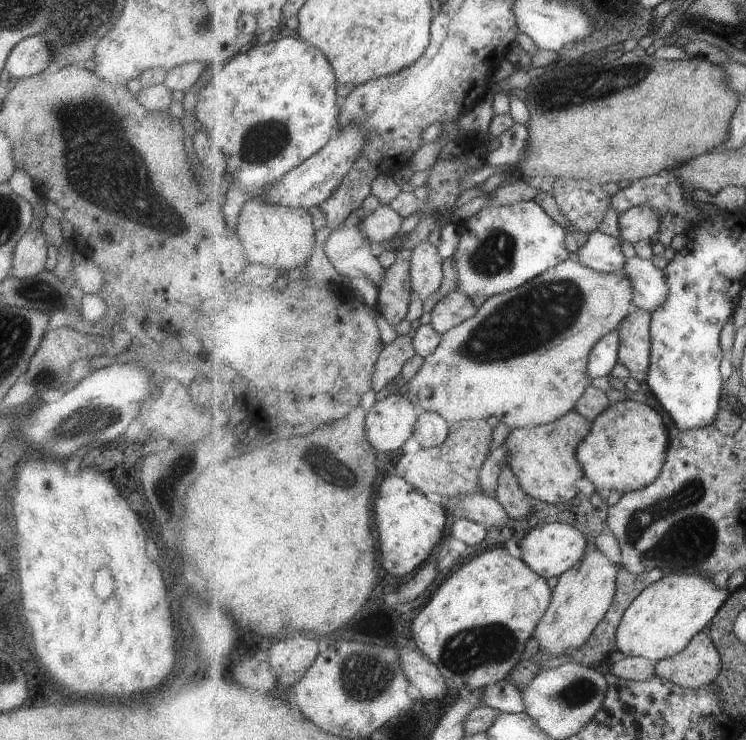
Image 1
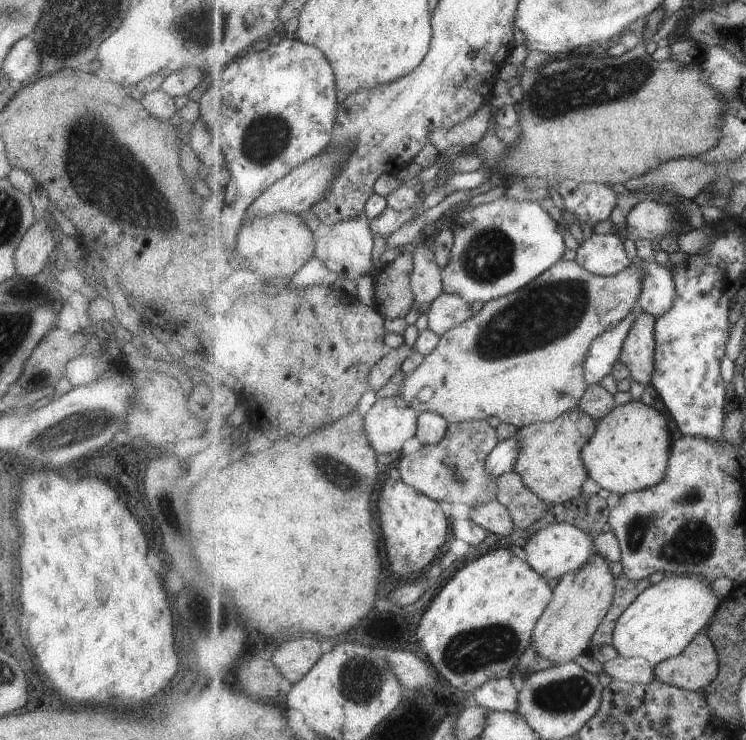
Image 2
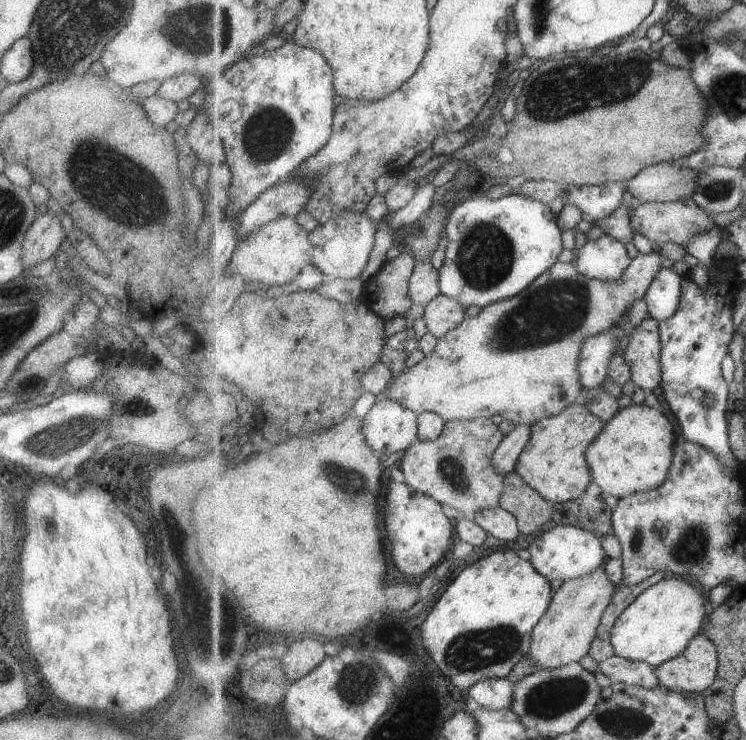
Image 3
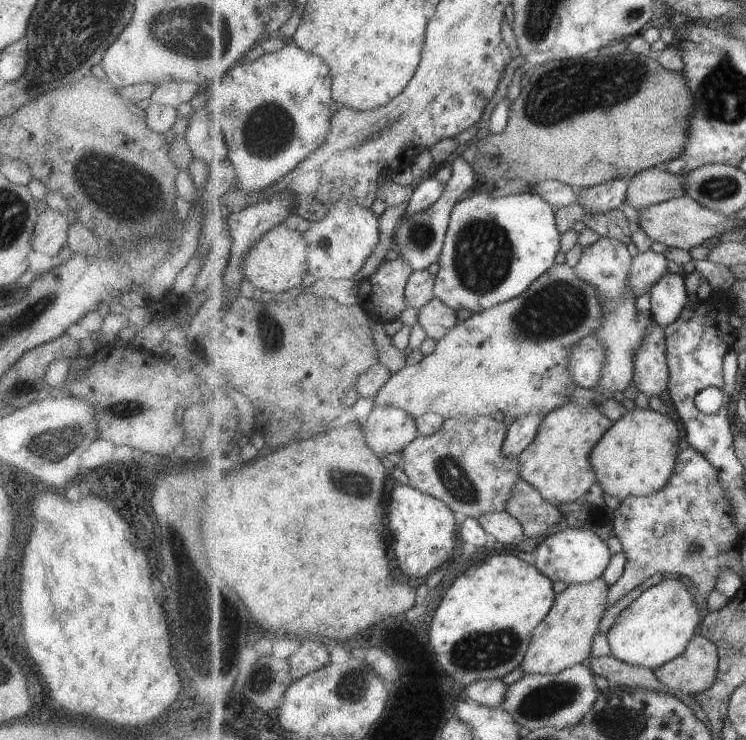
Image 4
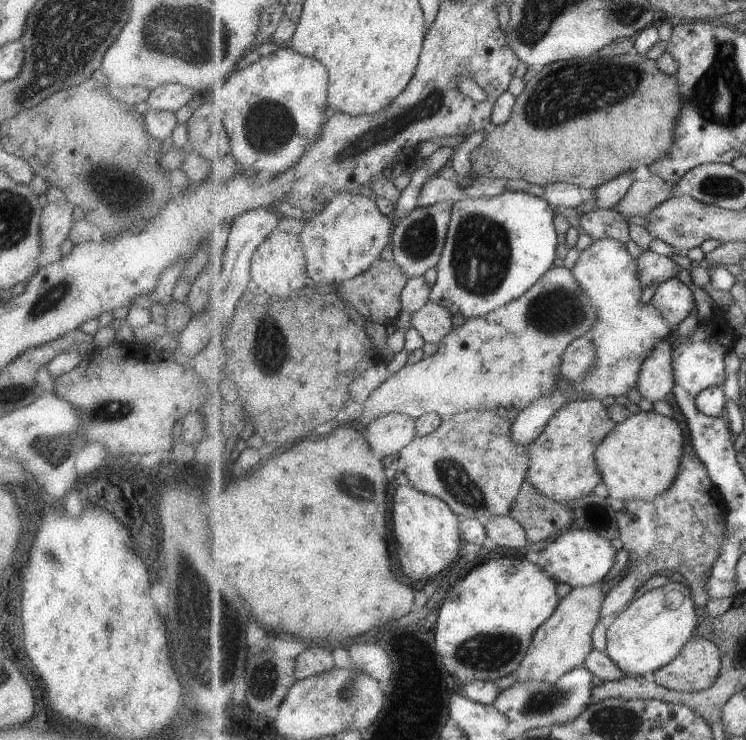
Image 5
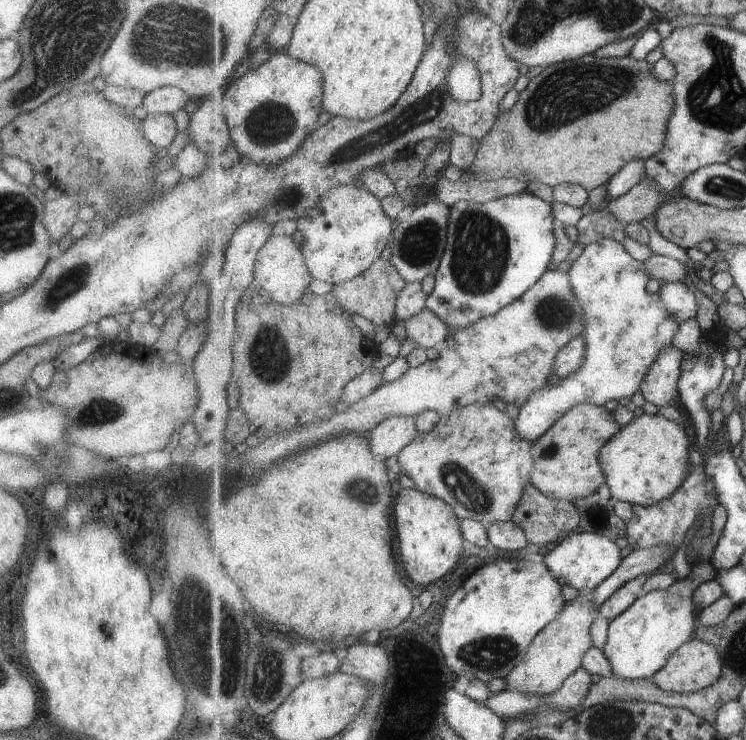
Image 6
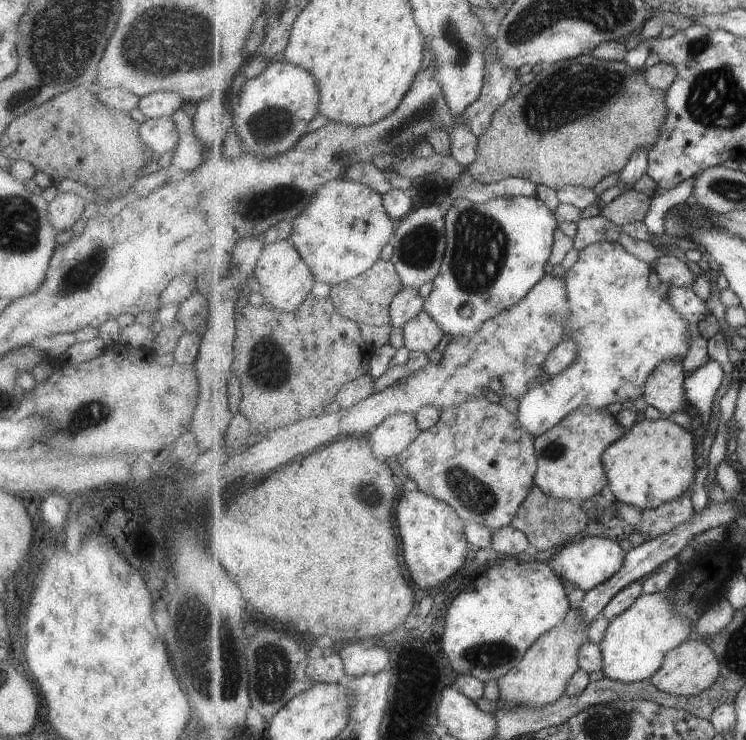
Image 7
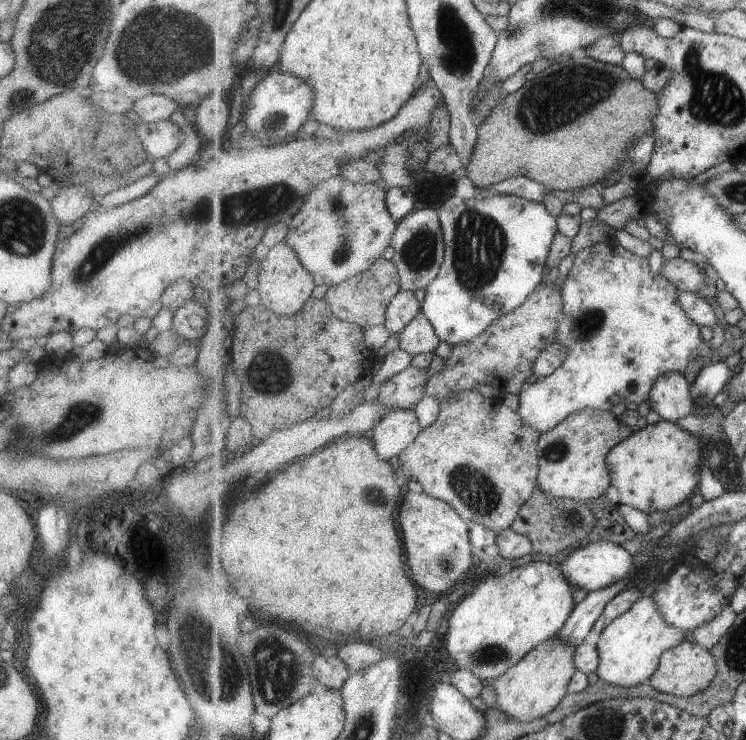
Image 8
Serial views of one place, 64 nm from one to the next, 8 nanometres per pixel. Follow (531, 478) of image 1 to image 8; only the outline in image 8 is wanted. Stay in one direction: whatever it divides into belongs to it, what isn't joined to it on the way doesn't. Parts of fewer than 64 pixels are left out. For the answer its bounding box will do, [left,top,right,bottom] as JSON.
[538,408,633,502]

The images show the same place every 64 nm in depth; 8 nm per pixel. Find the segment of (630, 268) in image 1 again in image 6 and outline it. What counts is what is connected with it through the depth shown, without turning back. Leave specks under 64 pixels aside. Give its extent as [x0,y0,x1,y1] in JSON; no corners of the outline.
[659,282,699,322]

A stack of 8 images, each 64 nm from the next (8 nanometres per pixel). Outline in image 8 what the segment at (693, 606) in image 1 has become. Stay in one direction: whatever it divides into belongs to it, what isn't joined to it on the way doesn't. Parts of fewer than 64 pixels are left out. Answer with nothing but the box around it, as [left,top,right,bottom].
[597,595,689,688]

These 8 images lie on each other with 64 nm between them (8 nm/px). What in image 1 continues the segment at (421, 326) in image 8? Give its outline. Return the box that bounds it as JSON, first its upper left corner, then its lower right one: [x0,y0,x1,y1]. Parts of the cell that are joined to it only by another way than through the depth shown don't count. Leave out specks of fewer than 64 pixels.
[431,290,478,336]

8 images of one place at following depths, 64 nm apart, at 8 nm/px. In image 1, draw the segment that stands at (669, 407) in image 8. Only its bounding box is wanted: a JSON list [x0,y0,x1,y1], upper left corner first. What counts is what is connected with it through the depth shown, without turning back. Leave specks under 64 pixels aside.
[619,307,654,382]

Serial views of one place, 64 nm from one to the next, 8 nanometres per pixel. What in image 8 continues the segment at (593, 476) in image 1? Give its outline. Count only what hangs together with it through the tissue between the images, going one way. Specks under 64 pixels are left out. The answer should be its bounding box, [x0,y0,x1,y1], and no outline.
[608,419,706,514]

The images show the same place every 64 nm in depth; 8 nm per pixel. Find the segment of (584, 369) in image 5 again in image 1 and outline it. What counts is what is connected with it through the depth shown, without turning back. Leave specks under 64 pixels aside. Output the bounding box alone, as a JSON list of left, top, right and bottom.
[588,328,622,380]

